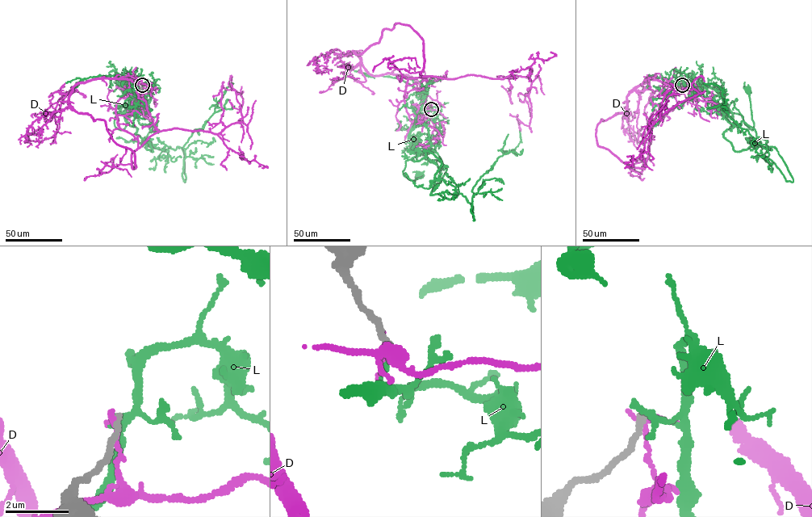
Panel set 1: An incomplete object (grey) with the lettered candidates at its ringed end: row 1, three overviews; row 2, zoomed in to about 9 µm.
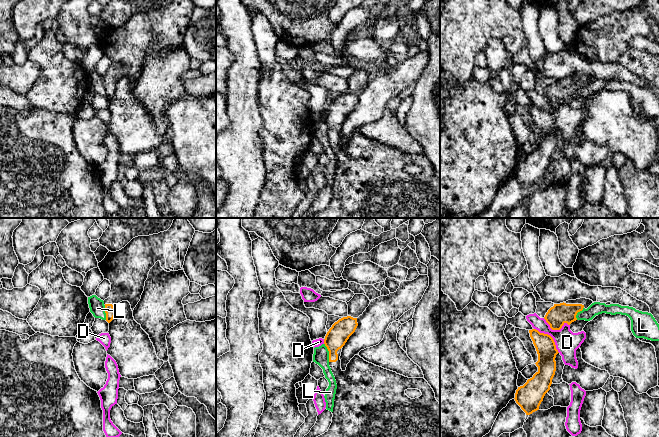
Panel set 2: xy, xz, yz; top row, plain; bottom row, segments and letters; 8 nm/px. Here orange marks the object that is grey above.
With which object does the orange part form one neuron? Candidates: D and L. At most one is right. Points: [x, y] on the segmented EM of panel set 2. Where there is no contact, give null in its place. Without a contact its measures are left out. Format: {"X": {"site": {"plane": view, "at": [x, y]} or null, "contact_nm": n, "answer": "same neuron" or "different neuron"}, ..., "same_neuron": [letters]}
{"D": {"site": {"plane": "yz", "at": [550, 336]}, "contact_nm": 280, "answer": "different neuron"}, "L": {"site": {"plane": "xz", "at": [329, 352]}, "contact_nm": 160, "answer": "different neuron"}, "same_neuron": []}

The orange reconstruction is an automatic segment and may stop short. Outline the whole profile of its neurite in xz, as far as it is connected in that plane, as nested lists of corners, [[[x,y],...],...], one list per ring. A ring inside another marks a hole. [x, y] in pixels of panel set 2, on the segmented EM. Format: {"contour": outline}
{"contour": [[[343,317],[325,336],[337,389],[332,423],[328,431],[318,437],[440,437],[440,403],[424,378],[405,377],[369,363],[359,355],[350,360],[345,371],[341,369],[342,348],[357,326],[357,318]],[[407,389],[418,389],[422,395],[411,399],[405,394]]]}

